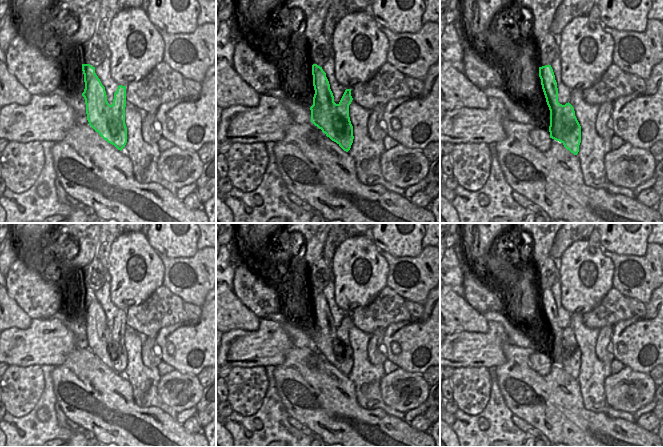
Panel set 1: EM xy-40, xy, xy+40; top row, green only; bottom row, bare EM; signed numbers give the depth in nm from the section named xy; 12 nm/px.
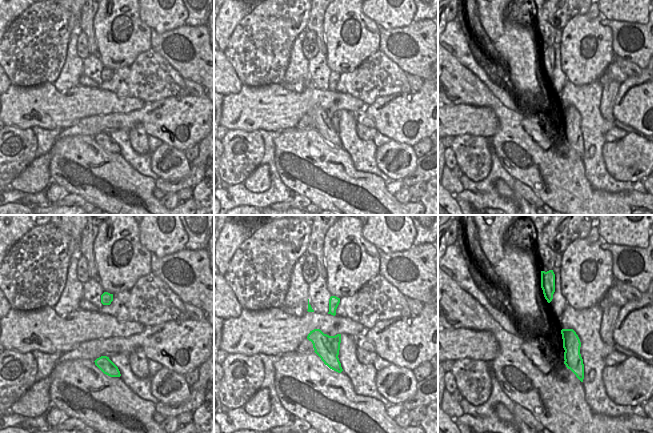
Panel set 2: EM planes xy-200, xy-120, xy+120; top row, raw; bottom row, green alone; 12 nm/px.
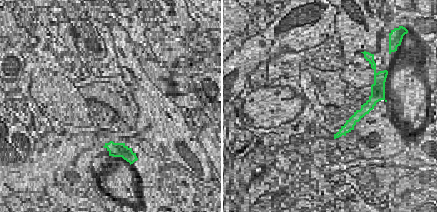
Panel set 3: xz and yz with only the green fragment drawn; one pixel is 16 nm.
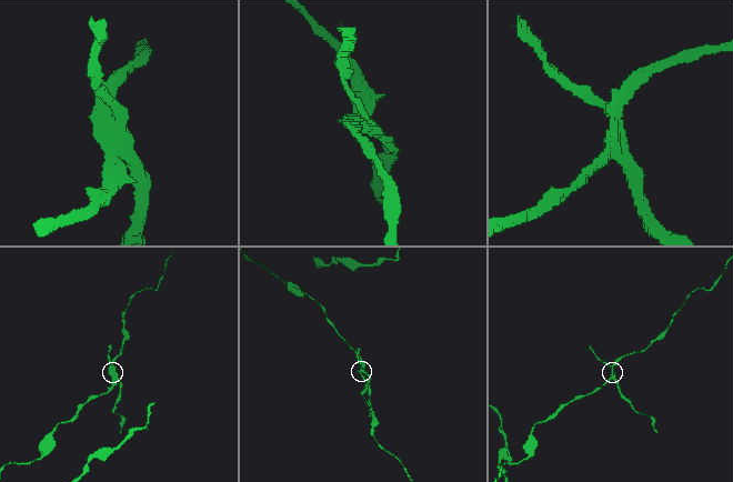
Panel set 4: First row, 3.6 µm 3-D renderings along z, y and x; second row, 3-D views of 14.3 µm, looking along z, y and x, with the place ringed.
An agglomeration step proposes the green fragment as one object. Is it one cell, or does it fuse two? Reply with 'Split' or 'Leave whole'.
Split

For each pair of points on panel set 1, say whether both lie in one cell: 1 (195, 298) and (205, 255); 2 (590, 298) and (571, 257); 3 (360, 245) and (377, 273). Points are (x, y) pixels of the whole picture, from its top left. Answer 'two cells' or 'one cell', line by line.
1: one cell
2: one cell
3: one cell

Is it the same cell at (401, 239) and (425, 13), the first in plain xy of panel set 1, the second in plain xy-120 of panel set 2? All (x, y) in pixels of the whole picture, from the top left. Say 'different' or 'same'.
different

